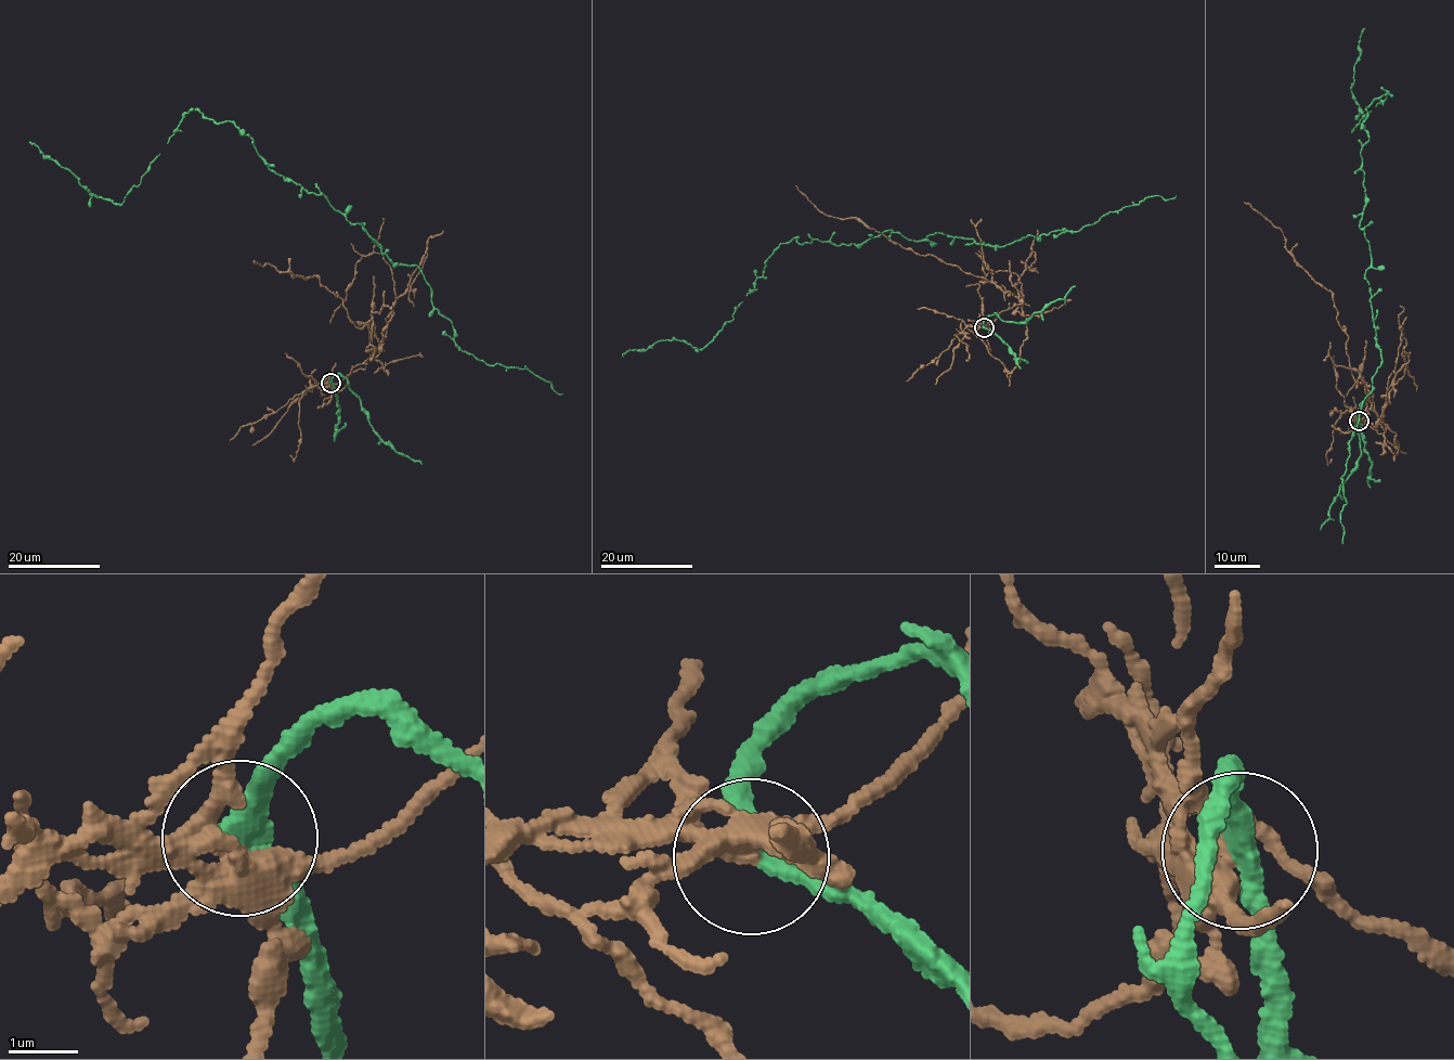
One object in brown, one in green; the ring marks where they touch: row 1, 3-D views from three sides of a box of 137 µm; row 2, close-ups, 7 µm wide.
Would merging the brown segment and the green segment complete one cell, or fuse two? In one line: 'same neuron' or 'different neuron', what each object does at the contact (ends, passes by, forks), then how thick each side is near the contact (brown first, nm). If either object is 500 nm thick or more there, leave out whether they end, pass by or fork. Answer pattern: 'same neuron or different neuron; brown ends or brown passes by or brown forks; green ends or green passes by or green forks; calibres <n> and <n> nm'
different neuron; brown forks; green passes by; calibres 340 and 300 nm

